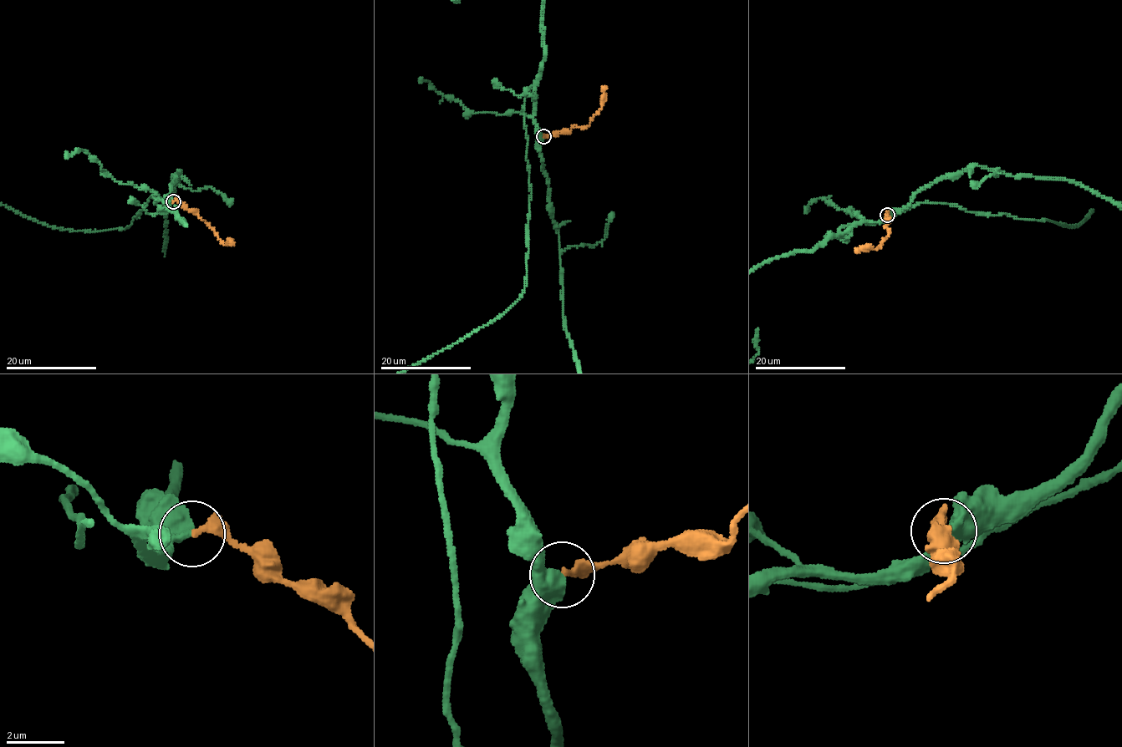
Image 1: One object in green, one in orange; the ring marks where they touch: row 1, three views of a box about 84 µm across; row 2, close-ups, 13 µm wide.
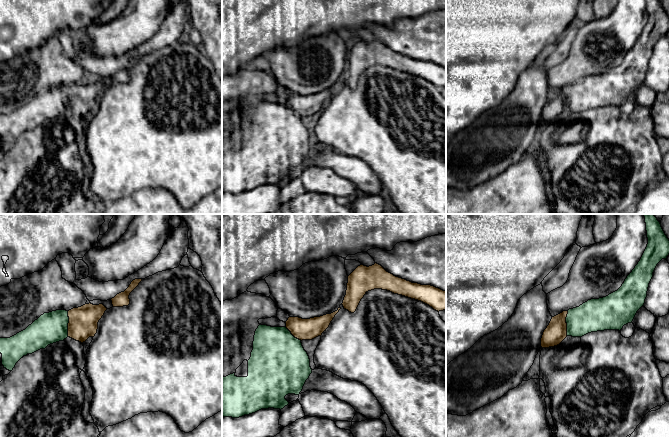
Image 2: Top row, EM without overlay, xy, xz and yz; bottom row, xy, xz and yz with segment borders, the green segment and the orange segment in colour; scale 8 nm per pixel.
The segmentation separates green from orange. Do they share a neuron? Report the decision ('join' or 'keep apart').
join

